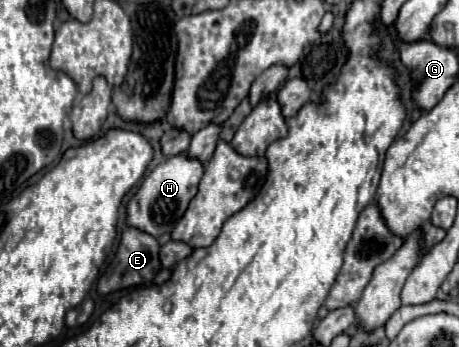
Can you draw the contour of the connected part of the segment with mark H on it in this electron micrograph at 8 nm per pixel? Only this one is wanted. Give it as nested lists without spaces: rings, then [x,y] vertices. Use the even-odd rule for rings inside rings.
[[[185,154],[163,160],[139,186],[139,190],[127,202],[127,224],[151,234],[155,238],[171,232],[185,214],[191,198],[197,194],[197,184],[203,174],[203,164],[189,160]]]

